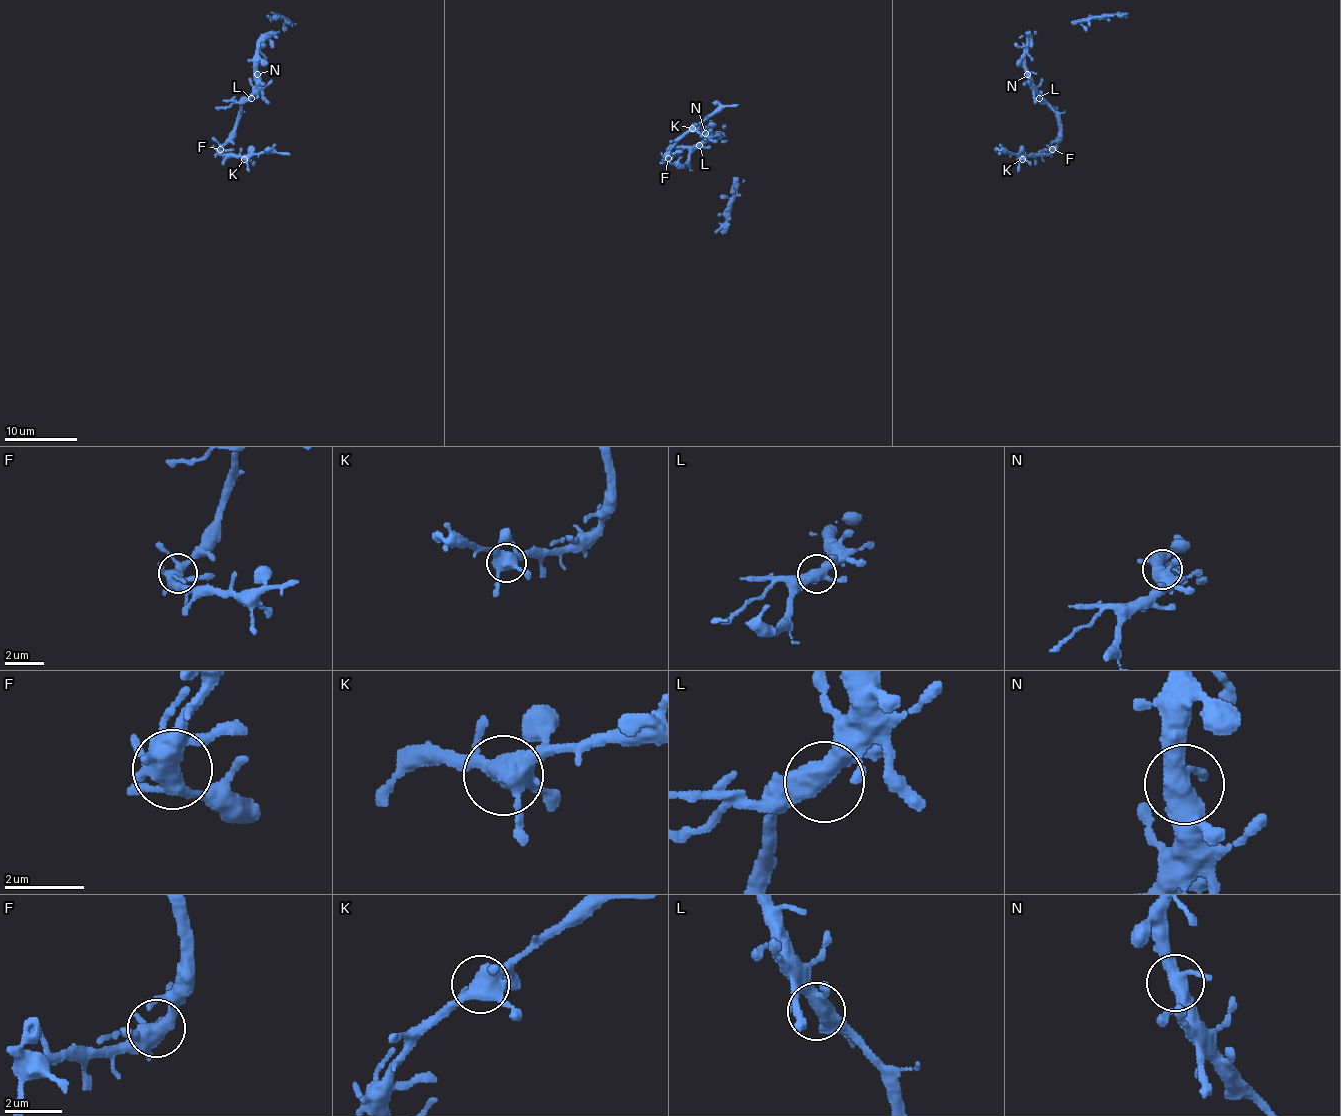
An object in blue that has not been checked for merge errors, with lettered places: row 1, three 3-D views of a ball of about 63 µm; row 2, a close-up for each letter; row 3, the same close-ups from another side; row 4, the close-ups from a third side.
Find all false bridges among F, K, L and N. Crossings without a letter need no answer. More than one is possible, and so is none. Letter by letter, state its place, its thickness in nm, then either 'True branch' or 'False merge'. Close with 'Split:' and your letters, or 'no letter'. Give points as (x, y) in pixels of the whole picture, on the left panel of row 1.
F: Place: (220, 149). Thickness 460 nm. True branch
K: Place: (244, 159). Thickness 460 nm. True branch
L: Place: (251, 98). Thickness 400 nm. True branch
N: Place: (257, 74). Thickness 420 nm. True branch
Split: no letter

